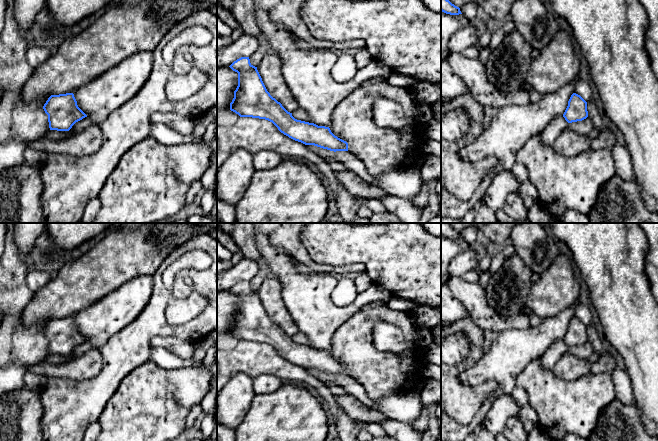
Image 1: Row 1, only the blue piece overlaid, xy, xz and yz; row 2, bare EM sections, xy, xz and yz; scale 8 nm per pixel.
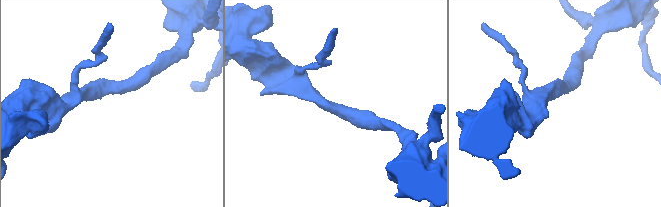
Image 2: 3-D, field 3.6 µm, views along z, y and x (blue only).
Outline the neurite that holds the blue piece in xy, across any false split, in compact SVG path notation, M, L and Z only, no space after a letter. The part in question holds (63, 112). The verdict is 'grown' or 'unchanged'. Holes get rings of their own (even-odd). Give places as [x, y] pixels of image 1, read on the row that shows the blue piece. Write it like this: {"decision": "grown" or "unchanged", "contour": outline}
{"decision": "unchanged", "contour": "M73 93L51 95L43 109L48 115L50 130L69 131L76 122L87 117L78 107Z"}

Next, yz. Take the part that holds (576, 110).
{"decision": "unchanged", "contour": "M573 93L563 117L568 123L586 119L588 117L587 102L580 95Z"}

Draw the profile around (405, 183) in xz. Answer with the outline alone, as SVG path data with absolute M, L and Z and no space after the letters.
M411 168L392 170L375 178L374 185L388 194L408 201L418 195L422 185L420 172Z

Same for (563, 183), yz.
M540 134L529 139L518 151L516 162L526 166L528 179L537 189L538 202L554 219L567 210L588 216L601 188L616 174L611 148L589 148L576 156L567 157L558 154L552 146L542 144Z

